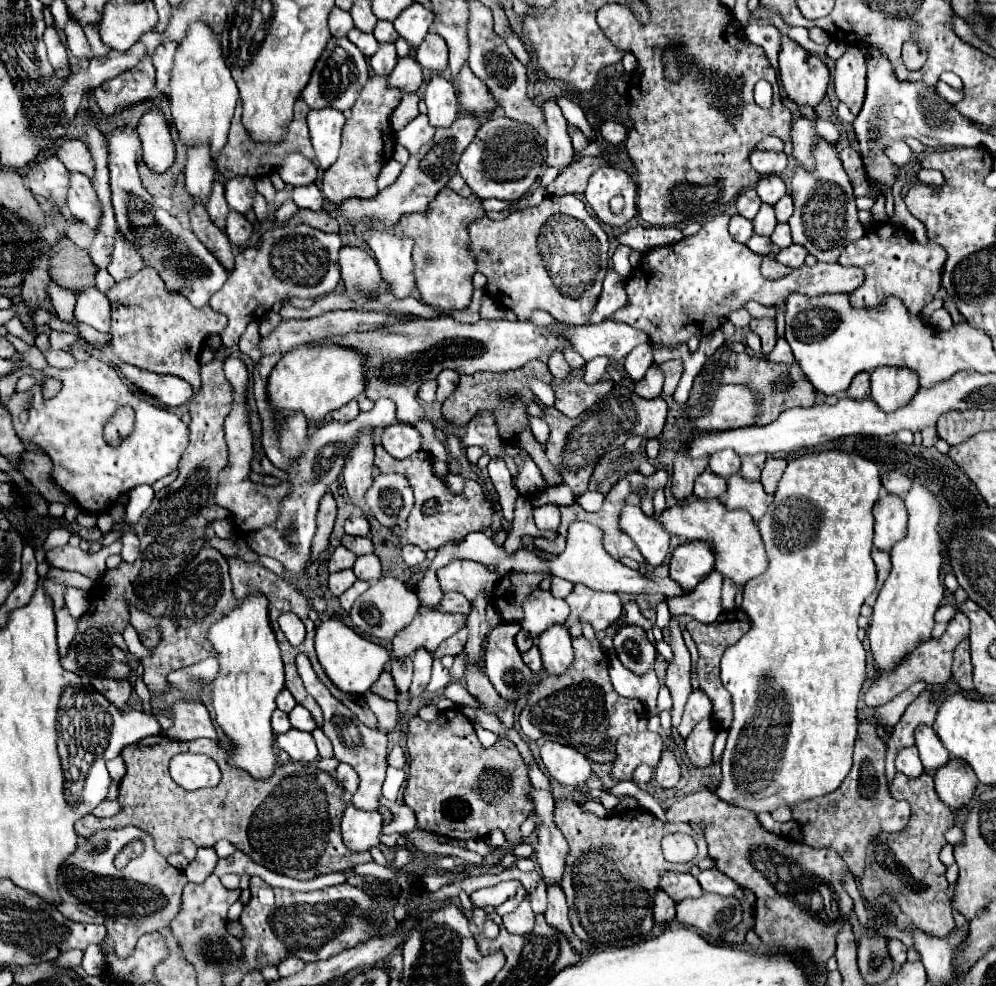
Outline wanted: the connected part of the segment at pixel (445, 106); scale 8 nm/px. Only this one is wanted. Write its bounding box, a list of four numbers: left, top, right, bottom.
[424,76,458,126]

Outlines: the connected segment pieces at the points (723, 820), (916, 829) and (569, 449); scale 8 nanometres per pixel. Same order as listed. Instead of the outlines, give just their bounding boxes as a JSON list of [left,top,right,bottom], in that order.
[[666,790,852,966],[860,772,954,936],[542,384,666,496]]

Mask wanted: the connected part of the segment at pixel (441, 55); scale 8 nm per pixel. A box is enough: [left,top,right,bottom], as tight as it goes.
[416,32,448,72]

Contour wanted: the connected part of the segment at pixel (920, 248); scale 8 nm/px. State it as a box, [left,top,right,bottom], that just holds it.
[842,222,946,316]

